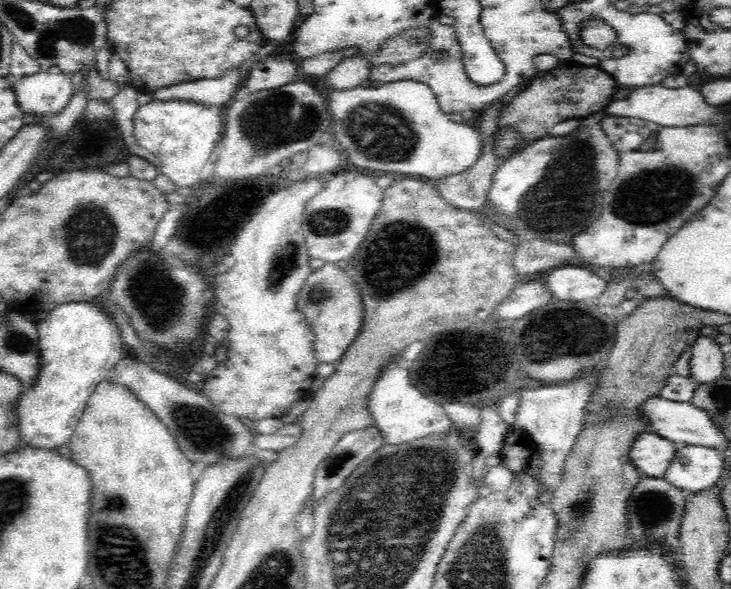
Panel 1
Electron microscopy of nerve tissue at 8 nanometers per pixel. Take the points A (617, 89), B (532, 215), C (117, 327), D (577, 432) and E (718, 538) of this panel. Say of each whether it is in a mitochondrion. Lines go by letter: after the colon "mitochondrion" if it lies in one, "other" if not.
A: other
B: mitochondrion
C: other
D: other
E: other

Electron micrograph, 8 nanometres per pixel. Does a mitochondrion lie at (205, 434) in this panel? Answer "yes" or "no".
yes

